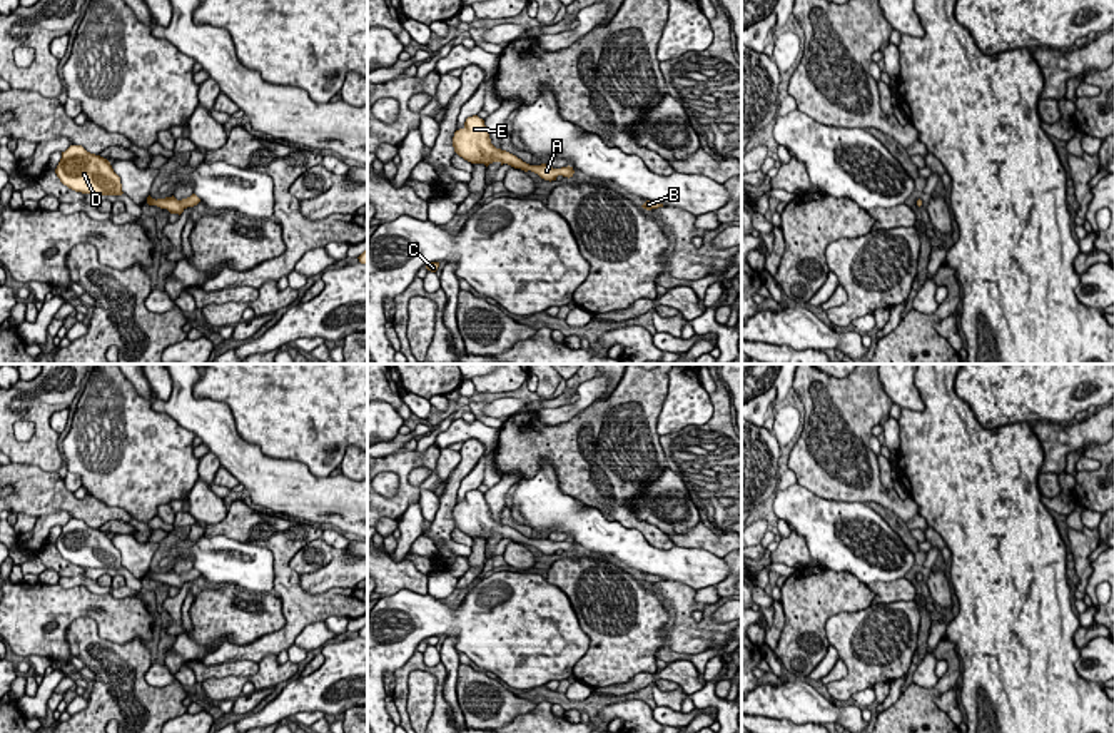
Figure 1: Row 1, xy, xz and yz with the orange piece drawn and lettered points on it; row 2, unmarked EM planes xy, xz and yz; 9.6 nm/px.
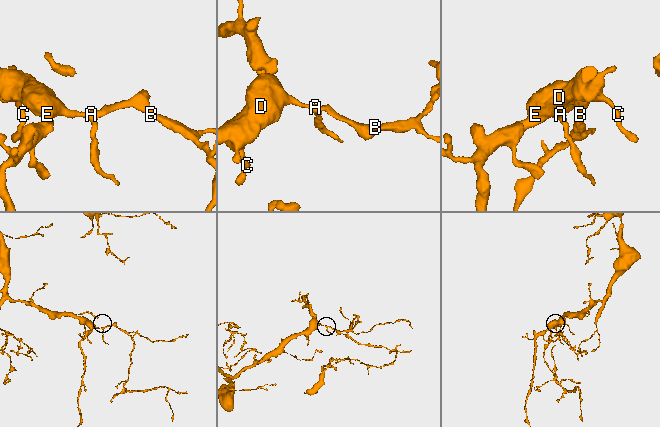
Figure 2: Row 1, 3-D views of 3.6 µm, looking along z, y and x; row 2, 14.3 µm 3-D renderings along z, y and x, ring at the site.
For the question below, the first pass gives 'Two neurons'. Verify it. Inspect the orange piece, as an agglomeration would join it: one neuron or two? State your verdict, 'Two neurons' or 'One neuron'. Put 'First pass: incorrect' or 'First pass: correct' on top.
First pass: incorrect
One neuron

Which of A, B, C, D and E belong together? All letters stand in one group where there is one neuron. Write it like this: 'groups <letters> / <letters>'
groups A B C D E

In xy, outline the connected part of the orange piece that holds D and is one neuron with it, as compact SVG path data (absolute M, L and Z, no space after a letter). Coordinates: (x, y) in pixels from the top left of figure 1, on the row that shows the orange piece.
M70 145L62 152L55 169L63 185L75 192L94 195L122 195L120 177L110 162L100 155L87 152L82 145Z

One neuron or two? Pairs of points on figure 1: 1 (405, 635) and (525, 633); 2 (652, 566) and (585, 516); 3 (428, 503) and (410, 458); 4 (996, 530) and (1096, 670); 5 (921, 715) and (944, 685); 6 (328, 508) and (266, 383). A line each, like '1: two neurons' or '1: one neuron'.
1: one neuron
2: one neuron
3: two neurons
4: two neurons
5: one neuron
6: two neurons

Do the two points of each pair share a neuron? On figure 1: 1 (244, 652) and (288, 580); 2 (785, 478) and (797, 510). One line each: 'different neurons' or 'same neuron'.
1: same neuron
2: different neurons

